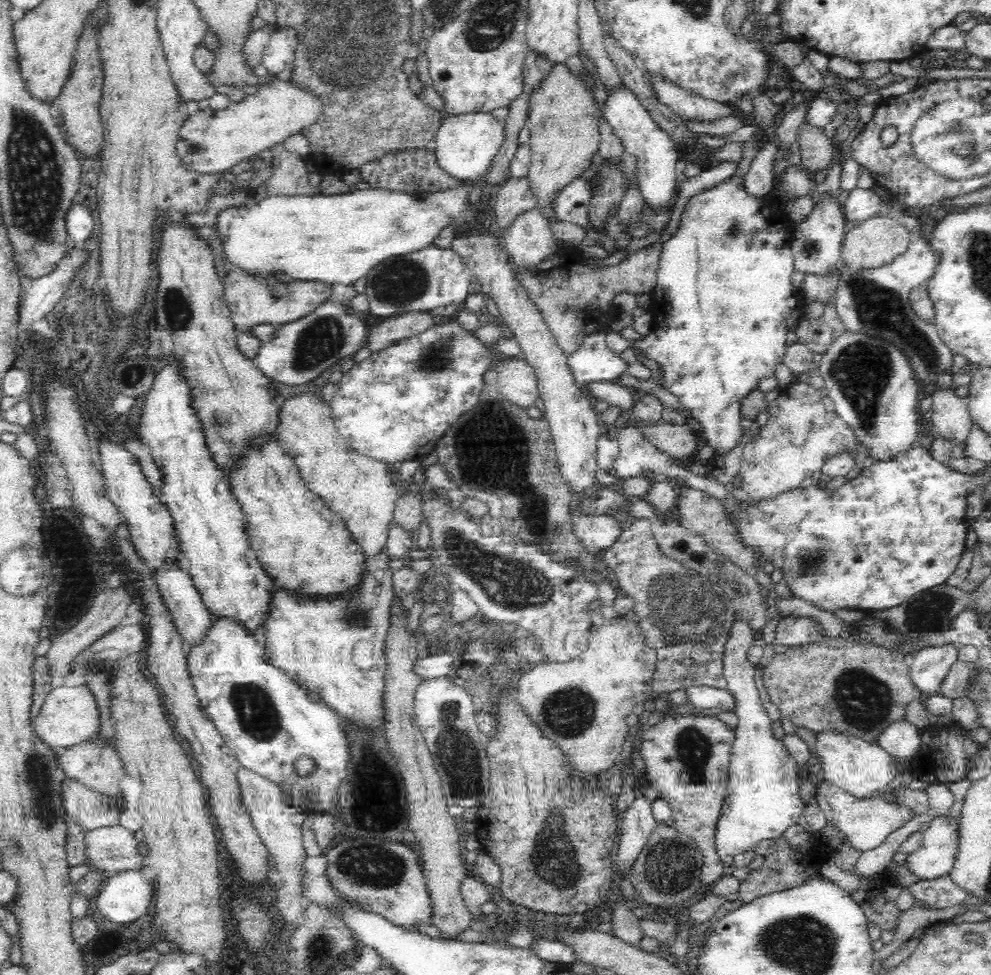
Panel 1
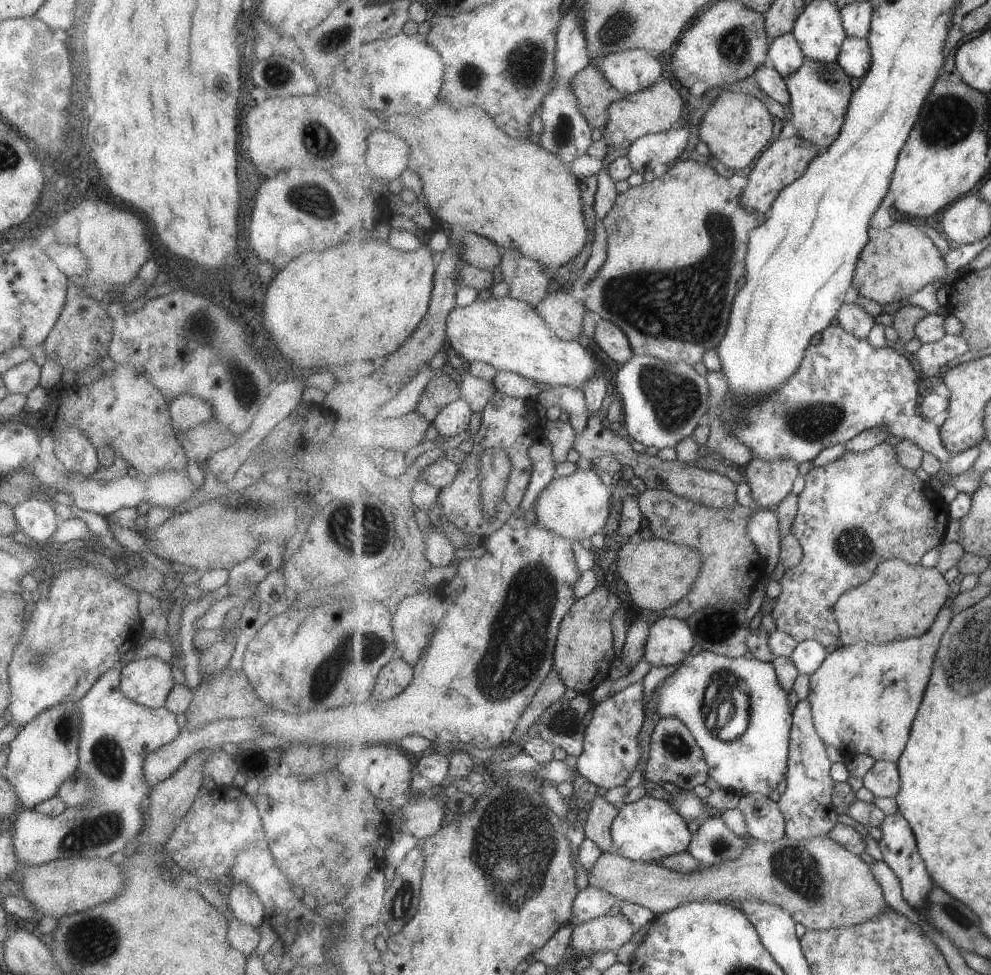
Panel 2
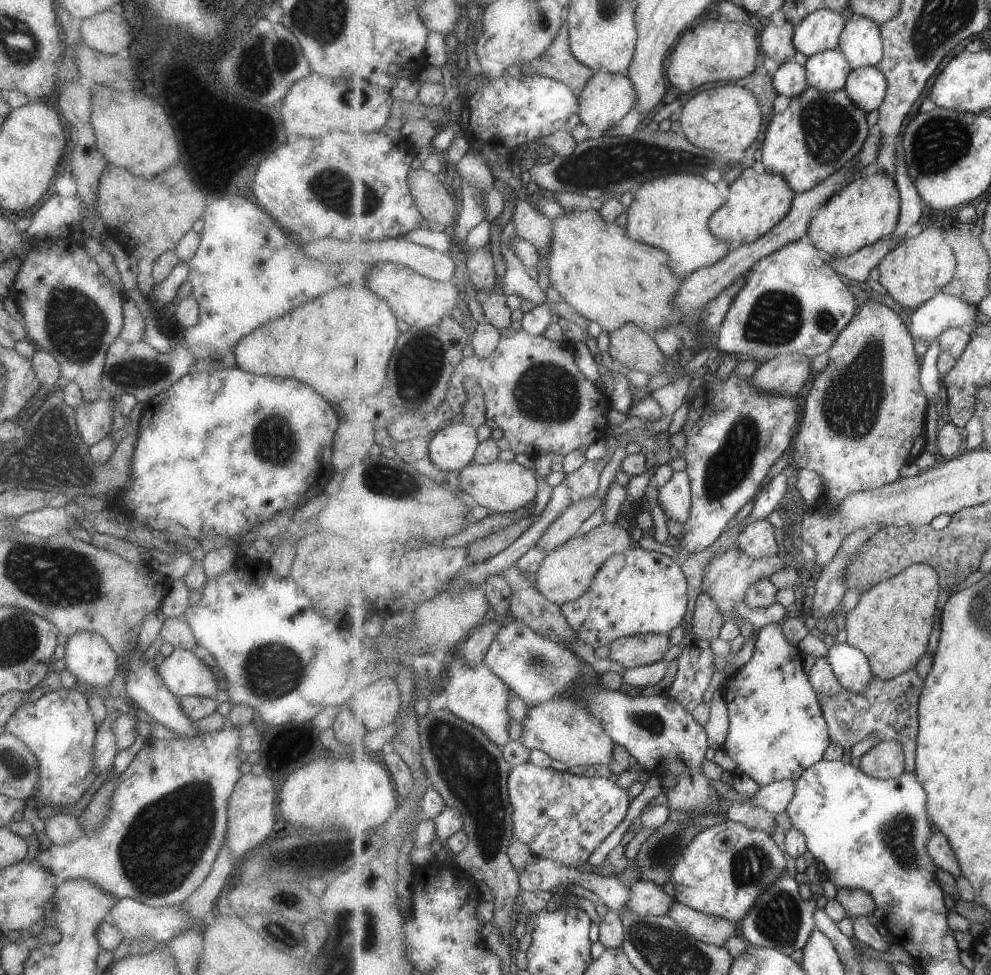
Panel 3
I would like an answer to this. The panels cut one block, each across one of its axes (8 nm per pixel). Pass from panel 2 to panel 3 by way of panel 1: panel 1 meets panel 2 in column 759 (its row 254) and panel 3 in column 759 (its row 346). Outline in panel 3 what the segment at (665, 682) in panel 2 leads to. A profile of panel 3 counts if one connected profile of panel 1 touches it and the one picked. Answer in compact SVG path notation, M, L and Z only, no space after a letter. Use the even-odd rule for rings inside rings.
M782 623L765 626L755 644L749 662L729 678L723 688L730 711L730 732L724 750L737 762L737 773L751 777L758 786L763 787L781 780L801 779L808 768L824 759L825 751L832 743L832 736L820 697L813 688L810 674L803 666L802 652L785 638Z

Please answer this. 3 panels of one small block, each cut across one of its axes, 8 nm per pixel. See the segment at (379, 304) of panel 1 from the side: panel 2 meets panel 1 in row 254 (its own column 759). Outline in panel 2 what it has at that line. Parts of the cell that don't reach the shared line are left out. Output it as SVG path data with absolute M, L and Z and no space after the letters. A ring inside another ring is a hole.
M840 324L829 325L822 332L822 340L816 345L809 345L804 352L804 359L795 375L785 384L782 384L768 399L762 403L751 405L744 409L744 404L738 401L738 396L727 389L724 403L720 407L719 419L723 426L733 423L736 419L743 419L743 423L737 423L731 436L738 442L744 443L754 458L763 460L779 460L779 458L795 458L797 462L809 462L819 456L825 448L844 444L861 432L879 425L889 425L892 439L895 441L903 438L916 442L926 453L935 455L945 465L953 456L945 446L940 429L929 420L923 420L917 409L917 396L923 391L920 383L921 376L904 356L902 350L894 345L873 348L867 337L858 337Z

